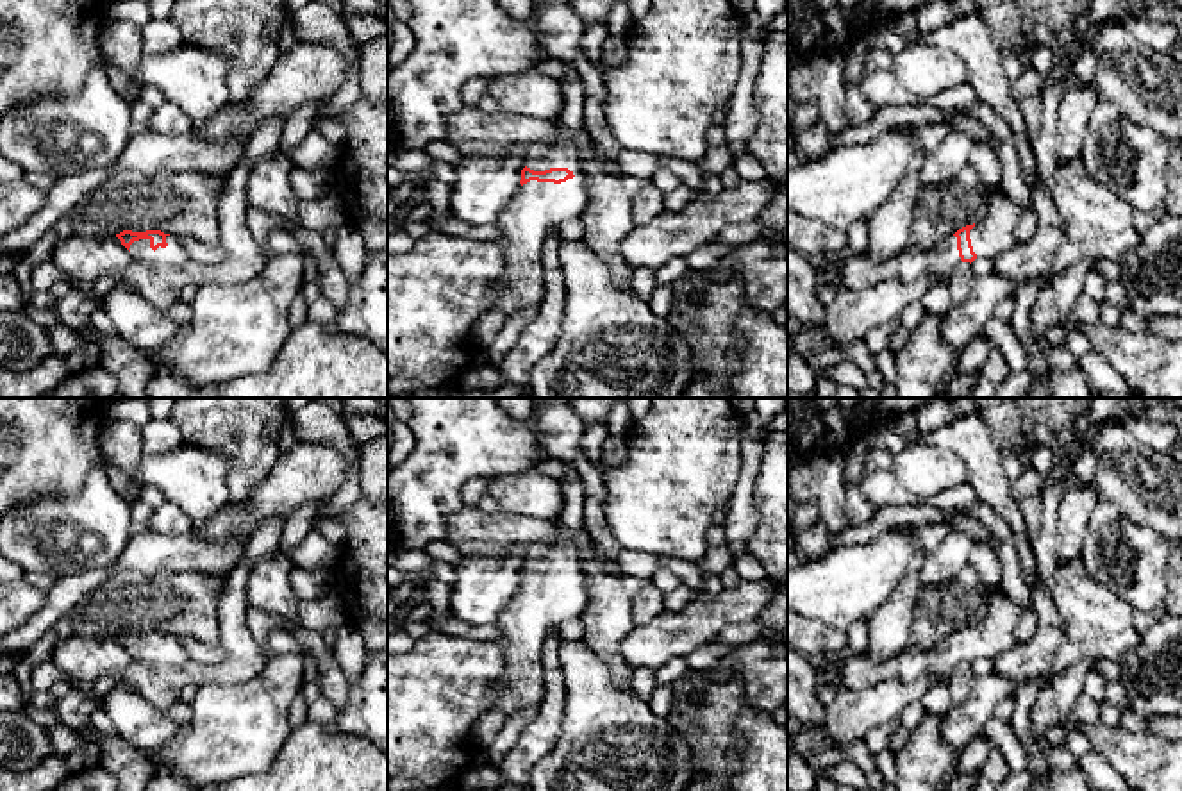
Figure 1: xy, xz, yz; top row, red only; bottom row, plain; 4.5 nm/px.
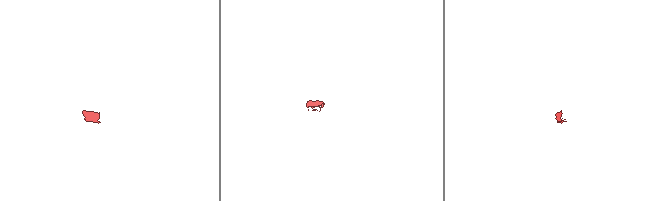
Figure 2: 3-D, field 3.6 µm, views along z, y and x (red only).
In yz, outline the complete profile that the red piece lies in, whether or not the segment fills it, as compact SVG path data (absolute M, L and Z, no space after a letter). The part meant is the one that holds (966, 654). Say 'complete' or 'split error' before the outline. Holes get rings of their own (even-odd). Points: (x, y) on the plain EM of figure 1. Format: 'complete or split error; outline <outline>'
split error; outline M991 591L987 612L973 625L937 641L934 646L907 646L895 657L873 661L870 655L846 654L837 689L864 689L891 679L916 682L923 675L934 675L936 684L948 684L955 666L980 659L995 659L1018 645L1014 629L1021 618L1021 607L1003 591Z

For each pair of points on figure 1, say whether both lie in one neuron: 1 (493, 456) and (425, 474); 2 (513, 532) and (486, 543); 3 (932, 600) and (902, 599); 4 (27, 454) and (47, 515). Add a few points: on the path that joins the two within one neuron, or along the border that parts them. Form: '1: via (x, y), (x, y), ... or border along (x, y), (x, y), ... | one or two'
1: via (477, 456), (452, 456), (441, 463) | one
2: via (506, 532), (493, 536) | one
3: border along (922, 588), (916, 599), (911, 640) | two
4: border along (83, 486), (72, 495), (40, 497), (18, 507) | two

